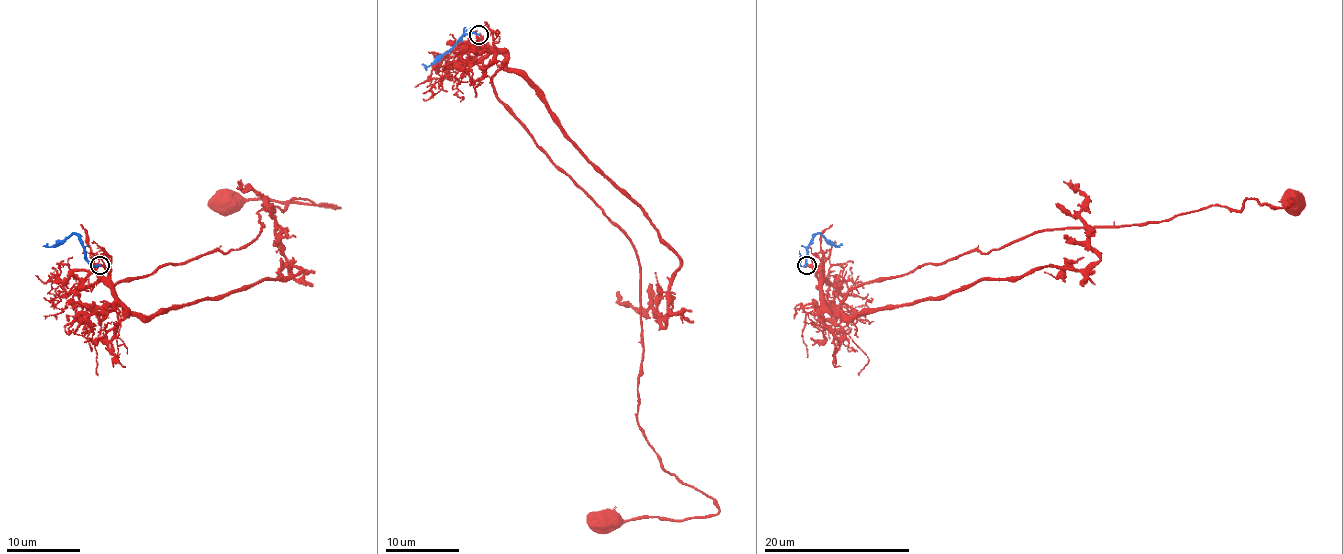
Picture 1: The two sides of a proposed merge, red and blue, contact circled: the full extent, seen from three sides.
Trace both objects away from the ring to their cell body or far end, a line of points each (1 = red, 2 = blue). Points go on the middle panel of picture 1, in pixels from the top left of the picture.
1: (479, 34), (505, 56), (499, 102), (635, 250), (637, 425), (717, 509), (587, 515)
2: (479, 34), (466, 34), (429, 65), (422, 63)

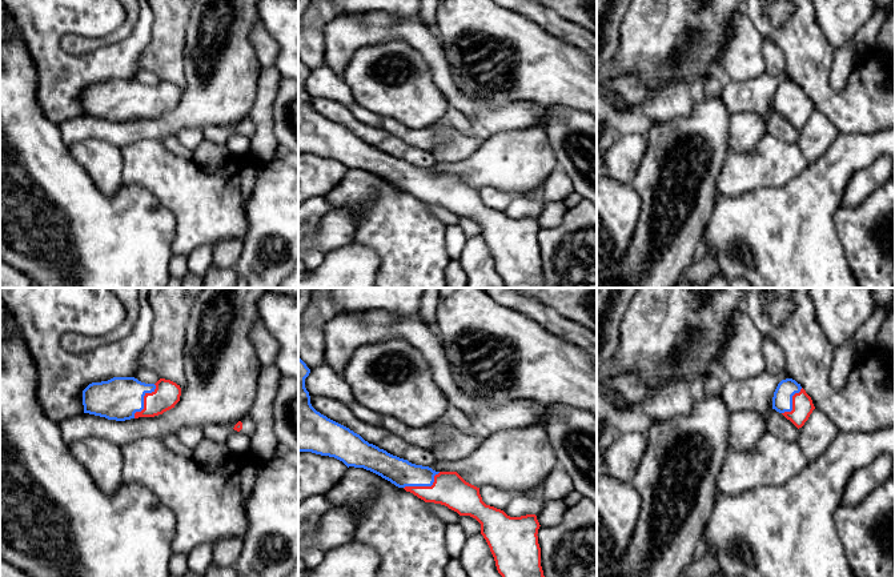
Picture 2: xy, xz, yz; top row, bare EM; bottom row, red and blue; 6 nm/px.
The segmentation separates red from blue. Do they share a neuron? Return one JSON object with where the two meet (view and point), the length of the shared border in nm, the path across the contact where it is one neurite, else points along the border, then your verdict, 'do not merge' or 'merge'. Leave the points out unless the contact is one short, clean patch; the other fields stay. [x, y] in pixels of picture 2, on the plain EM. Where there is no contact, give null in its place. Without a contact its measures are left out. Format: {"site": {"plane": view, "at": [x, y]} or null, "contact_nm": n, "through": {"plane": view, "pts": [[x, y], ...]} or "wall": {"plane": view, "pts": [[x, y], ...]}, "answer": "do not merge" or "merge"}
{"site": {"plane": "xy", "at": [144, 103]}, "contact_nm": 240, "through": {"plane": "xy", "pts": [[167, 96], [144, 103], [119, 100]]}, "answer": "merge"}

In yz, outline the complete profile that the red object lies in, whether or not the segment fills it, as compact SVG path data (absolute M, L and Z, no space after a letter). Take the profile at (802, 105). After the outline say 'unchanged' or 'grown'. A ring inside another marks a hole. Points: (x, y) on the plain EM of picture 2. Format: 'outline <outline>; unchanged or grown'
outline M792 80L782 81L772 99L772 111L782 115L798 131L804 127L815 111L811 99Z; grown

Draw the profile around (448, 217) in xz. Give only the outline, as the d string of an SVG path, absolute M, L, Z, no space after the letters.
M426 204L429 211L445 225L455 225L459 223L459 216L451 211L449 211L445 207L434 205L434 204Z

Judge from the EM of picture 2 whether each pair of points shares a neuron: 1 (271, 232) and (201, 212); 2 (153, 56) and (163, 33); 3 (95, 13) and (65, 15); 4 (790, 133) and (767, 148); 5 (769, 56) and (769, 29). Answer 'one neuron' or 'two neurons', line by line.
1: two neurons
2: one neuron
3: one neuron
4: two neurons
5: two neurons

